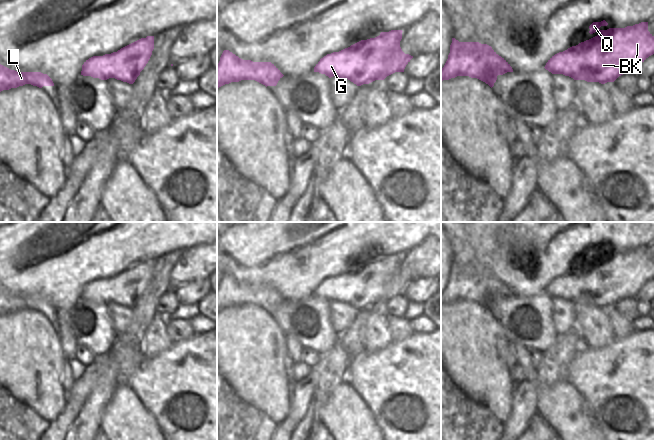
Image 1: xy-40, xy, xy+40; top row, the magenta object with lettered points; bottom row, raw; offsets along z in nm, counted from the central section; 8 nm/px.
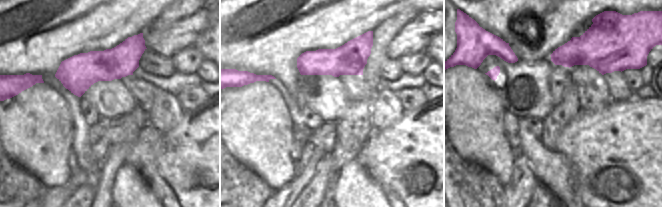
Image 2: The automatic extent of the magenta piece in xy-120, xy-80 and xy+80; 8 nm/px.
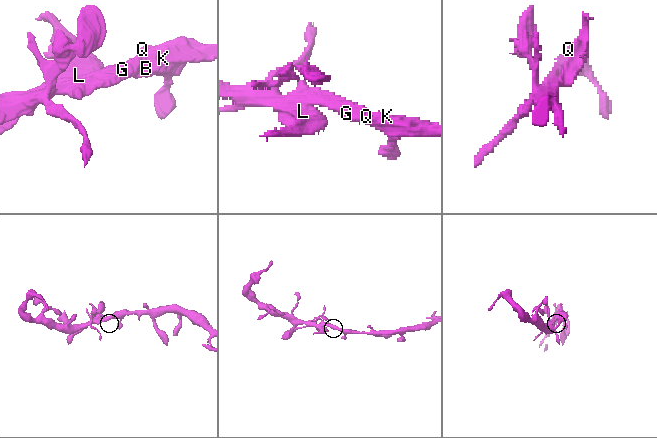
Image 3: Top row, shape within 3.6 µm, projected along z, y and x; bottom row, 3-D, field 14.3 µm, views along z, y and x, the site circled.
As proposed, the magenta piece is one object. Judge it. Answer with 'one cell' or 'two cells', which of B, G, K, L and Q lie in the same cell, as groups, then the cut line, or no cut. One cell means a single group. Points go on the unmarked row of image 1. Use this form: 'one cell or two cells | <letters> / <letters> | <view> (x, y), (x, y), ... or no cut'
one cell | B G K L Q | no cut

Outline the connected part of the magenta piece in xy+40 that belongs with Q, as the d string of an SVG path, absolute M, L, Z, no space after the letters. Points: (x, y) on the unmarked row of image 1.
M605 244L593 246L589 250L589 257L597 256L597 260L555 278L548 284L544 292L552 298L563 298L574 304L601 308L614 306L623 298L636 298L638 291L654 278L654 260L648 255L648 246L625 252L599 253L601 250L607 249Z

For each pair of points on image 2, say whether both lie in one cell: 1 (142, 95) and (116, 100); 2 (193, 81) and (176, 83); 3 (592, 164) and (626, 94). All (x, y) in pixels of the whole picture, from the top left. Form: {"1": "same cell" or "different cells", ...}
{"1": "different cells", "2": "same cell", "3": "different cells"}

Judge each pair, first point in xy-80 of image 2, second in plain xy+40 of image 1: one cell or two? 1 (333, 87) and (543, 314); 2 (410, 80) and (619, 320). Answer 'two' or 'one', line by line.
1: one
2: two

